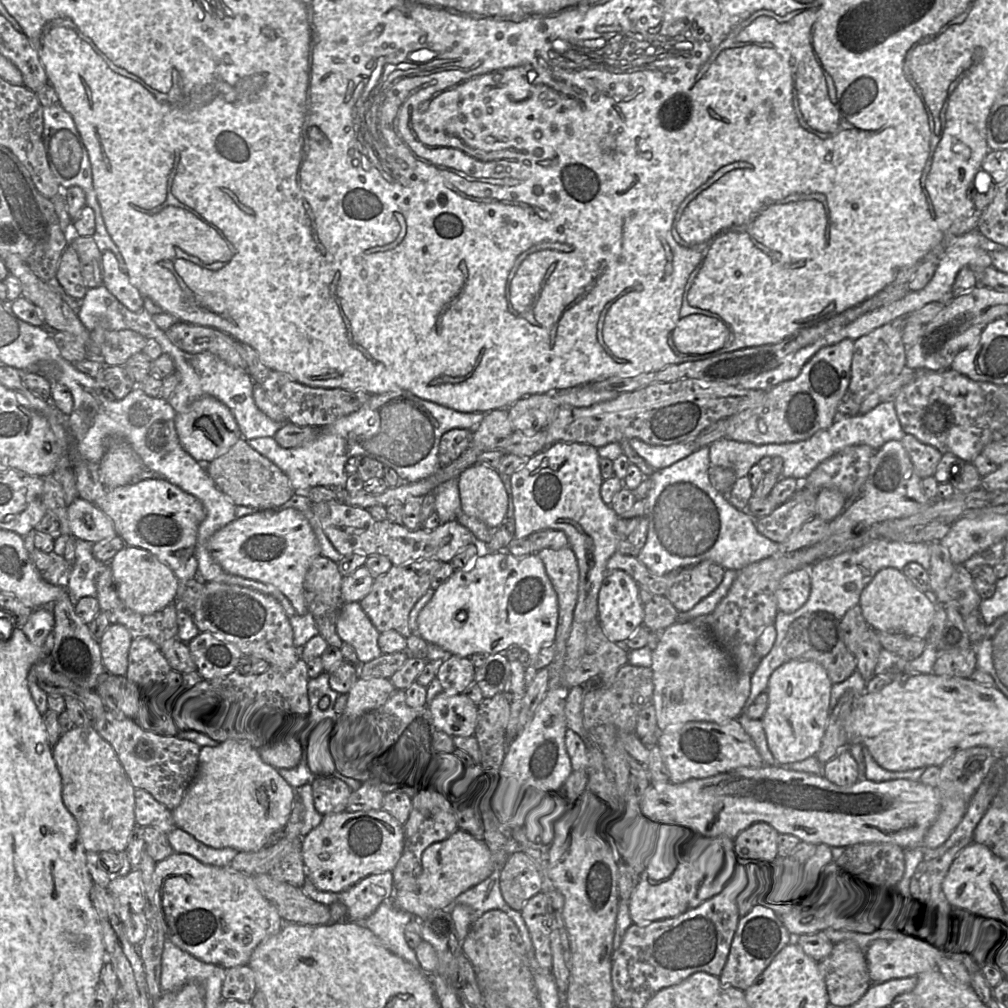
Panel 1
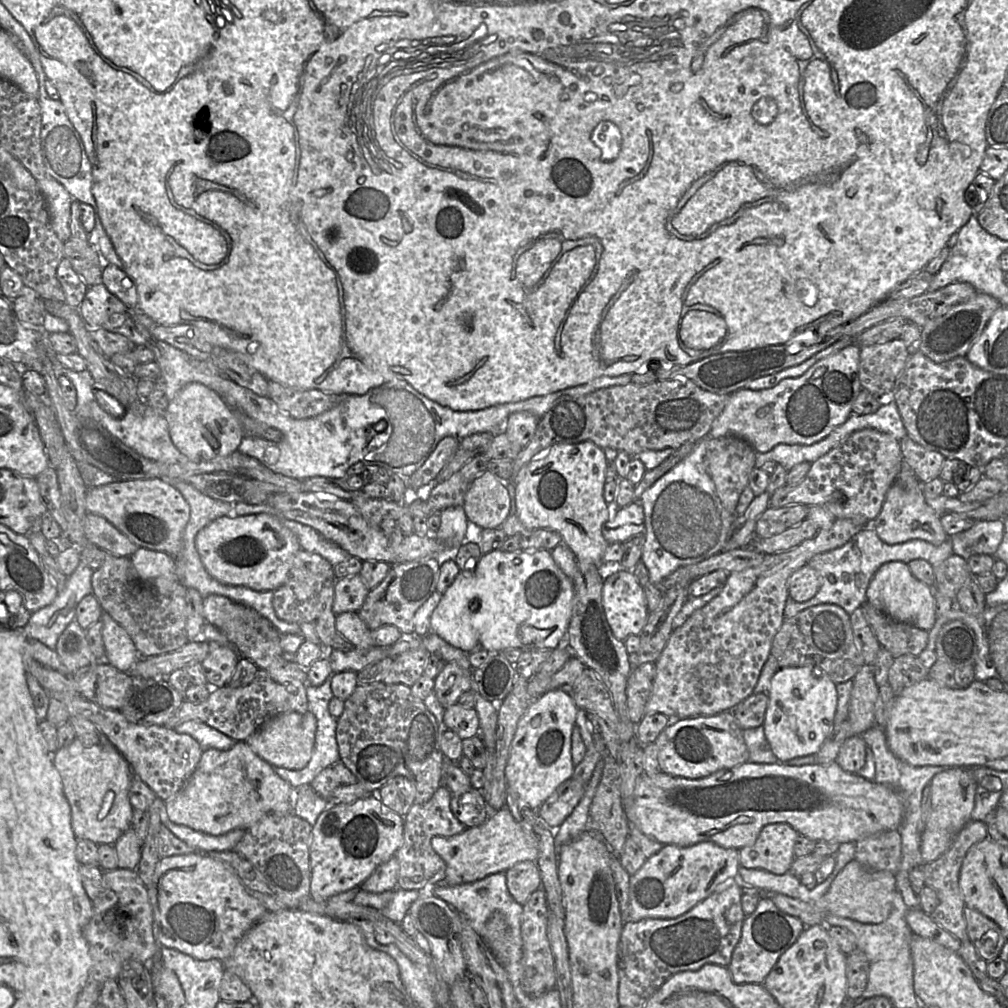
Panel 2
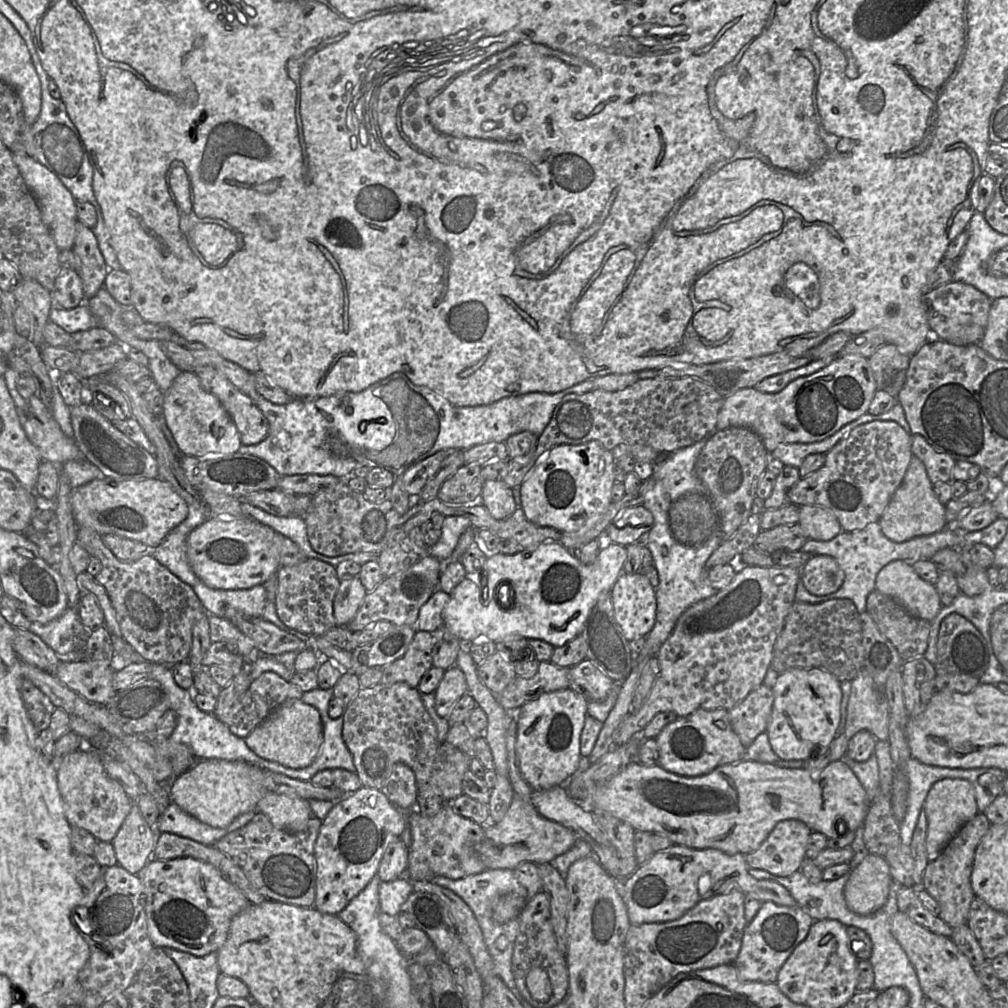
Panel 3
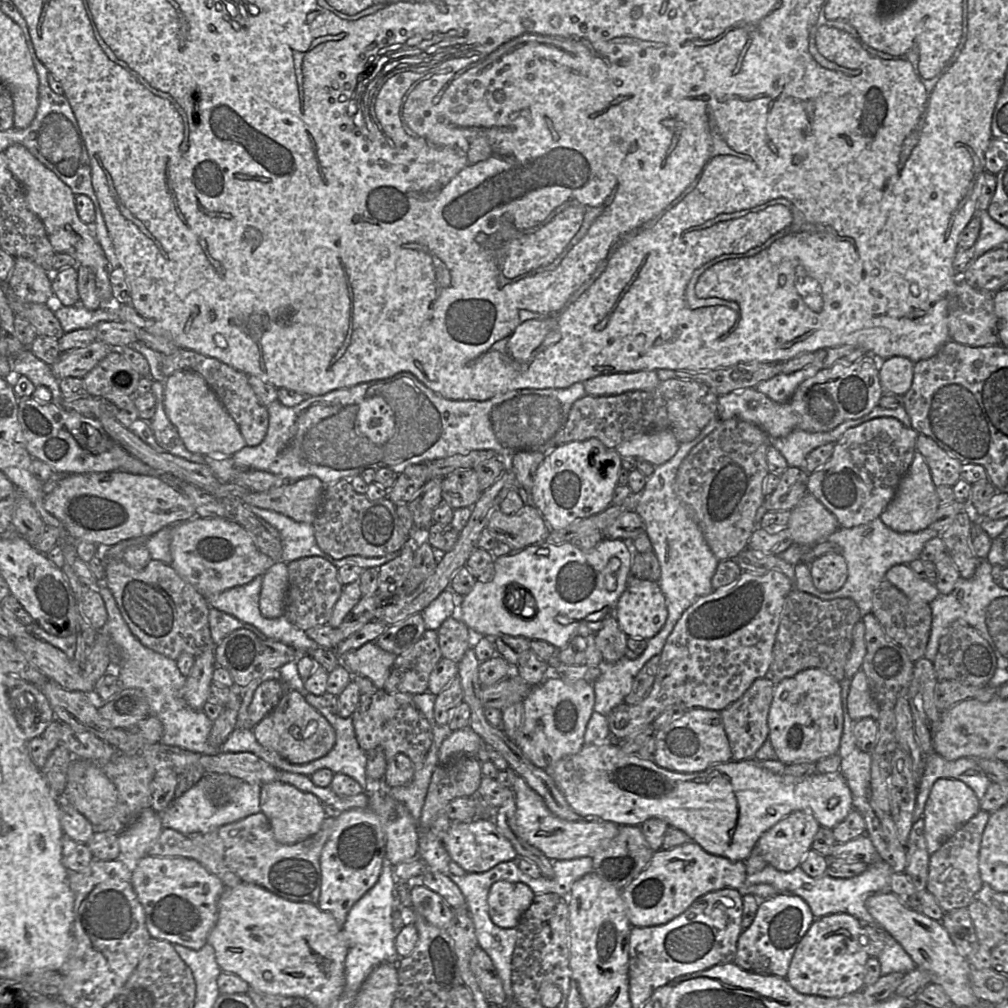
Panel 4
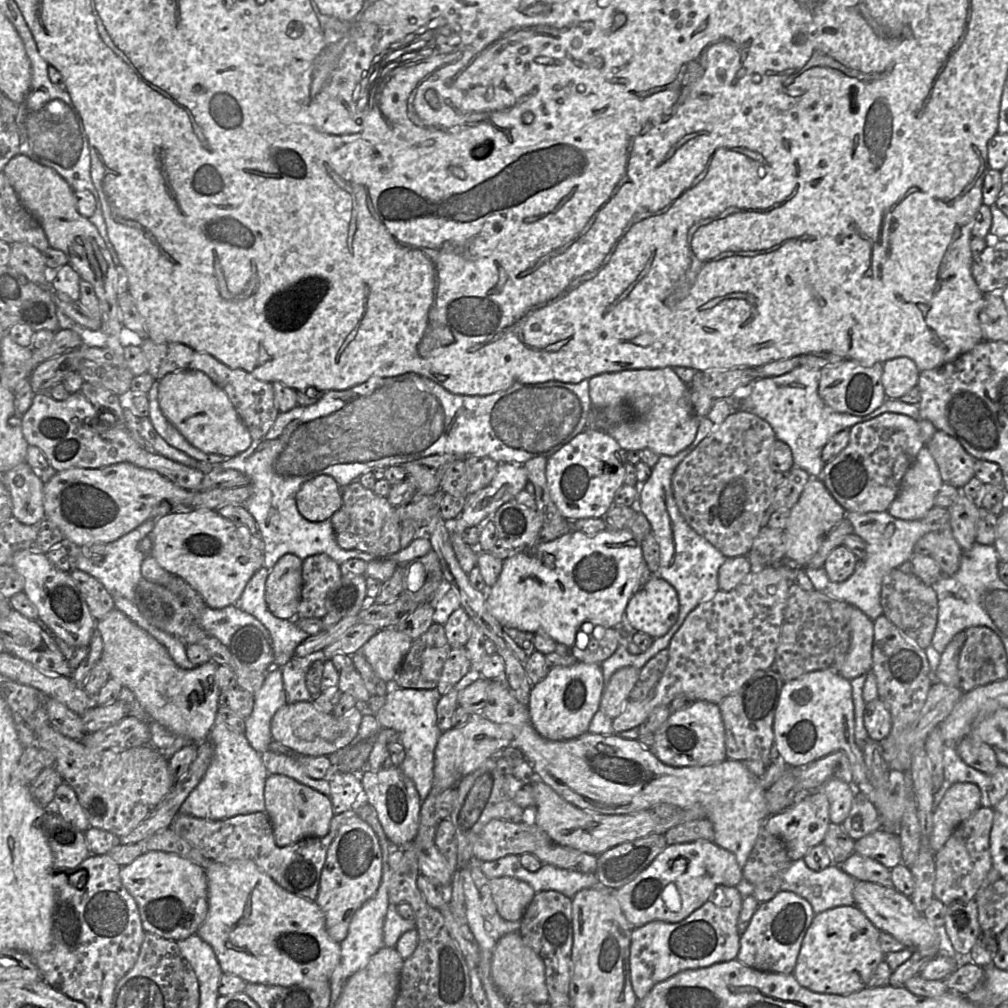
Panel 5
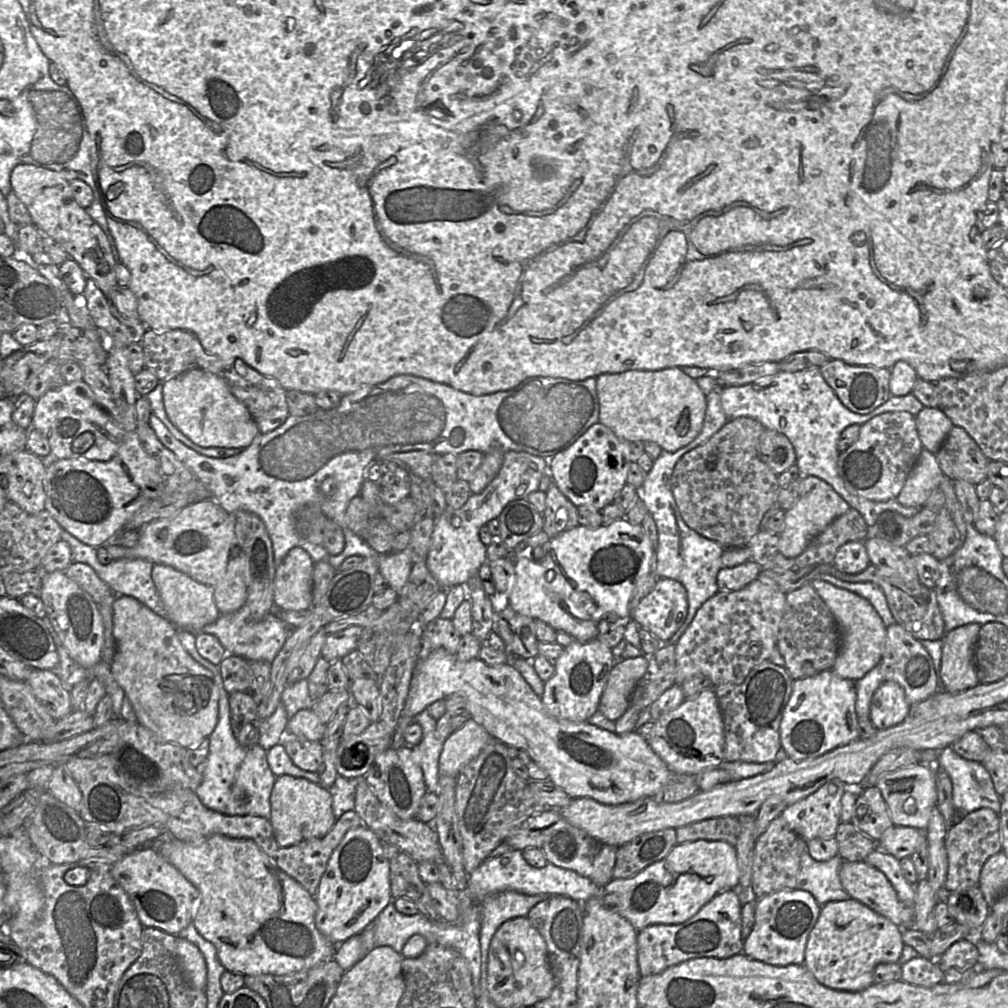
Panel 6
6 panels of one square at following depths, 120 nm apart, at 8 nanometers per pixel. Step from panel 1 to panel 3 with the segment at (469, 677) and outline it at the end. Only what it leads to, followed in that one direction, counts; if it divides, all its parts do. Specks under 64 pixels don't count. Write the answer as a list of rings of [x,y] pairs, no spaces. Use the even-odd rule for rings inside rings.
[[[455,665],[447,669],[435,691],[435,710],[447,719],[456,702],[467,693],[464,673]]]

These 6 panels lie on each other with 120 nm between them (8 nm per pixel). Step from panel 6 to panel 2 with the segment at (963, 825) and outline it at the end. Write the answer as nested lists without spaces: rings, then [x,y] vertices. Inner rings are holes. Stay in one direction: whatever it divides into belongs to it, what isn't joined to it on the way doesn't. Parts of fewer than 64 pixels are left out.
[[[970,820],[960,830],[951,846],[945,853],[943,853],[938,859],[929,863],[924,863],[922,866],[925,886],[931,887],[936,892],[938,898],[937,907],[930,914],[931,918],[936,924],[959,939],[961,943],[970,940],[964,917],[964,909],[966,904],[959,886],[959,873],[962,862],[969,849],[976,843],[984,840],[986,837],[986,823],[984,821]]]

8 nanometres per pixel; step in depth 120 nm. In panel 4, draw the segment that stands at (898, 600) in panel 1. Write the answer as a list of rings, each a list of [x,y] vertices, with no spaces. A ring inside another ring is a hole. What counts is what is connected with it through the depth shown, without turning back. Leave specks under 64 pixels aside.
[[[908,564],[894,565],[887,571],[885,579],[914,601],[930,604],[940,593],[935,584],[921,578]]]

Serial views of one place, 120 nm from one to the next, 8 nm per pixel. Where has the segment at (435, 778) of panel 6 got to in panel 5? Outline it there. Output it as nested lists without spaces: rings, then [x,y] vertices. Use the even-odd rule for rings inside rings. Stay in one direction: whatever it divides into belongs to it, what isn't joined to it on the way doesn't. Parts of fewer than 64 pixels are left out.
[[[390,685],[384,706],[376,715],[381,728],[391,728],[398,732],[398,742],[405,750],[405,758],[399,766],[410,778],[418,791],[421,801],[426,799],[433,786],[434,752],[443,732],[437,726],[436,705],[441,694],[434,689],[406,689]]]

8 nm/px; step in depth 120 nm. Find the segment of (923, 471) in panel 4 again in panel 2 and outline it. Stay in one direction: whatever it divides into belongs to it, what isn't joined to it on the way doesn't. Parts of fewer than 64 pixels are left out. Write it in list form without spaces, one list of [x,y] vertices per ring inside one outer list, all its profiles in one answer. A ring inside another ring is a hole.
[[[894,482],[888,490],[882,509],[873,520],[871,527],[878,537],[888,545],[895,545],[913,539],[940,545],[949,537],[943,529],[940,517],[941,515],[937,514],[927,504],[922,485],[918,488],[903,488]]]

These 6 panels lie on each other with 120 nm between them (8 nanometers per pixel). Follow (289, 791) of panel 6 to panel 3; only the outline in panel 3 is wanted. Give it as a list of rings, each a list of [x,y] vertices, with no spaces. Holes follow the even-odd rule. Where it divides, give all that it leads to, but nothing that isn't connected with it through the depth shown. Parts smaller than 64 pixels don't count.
[[[272,791],[258,802],[257,811],[265,814],[273,826],[288,833],[302,831],[313,817],[309,800]]]

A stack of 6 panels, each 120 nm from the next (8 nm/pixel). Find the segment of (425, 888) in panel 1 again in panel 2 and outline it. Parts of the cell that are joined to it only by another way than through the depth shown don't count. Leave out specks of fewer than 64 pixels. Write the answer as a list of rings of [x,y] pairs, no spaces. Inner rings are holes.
[[[506,807],[495,812],[483,824],[466,828],[460,834],[433,837],[431,846],[446,864],[445,877],[438,884],[447,886],[474,882],[500,871],[505,872],[521,861],[536,862],[538,857],[534,839],[524,832]]]

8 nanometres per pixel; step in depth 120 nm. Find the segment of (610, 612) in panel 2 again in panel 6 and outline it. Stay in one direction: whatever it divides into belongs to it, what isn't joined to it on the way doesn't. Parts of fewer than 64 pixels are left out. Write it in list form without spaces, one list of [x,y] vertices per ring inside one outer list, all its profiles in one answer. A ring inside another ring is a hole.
[[[658,578],[652,591],[631,612],[631,620],[667,643],[688,613],[687,591],[679,581]]]

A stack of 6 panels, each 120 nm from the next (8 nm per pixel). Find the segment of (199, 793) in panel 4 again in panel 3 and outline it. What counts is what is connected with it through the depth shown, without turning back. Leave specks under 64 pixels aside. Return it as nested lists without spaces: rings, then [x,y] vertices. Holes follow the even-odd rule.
[[[171,801],[160,815],[157,826],[161,832],[171,832],[205,845],[214,845],[228,833],[249,823],[257,812],[257,809],[246,812],[239,815],[227,827],[217,828],[201,822]]]

